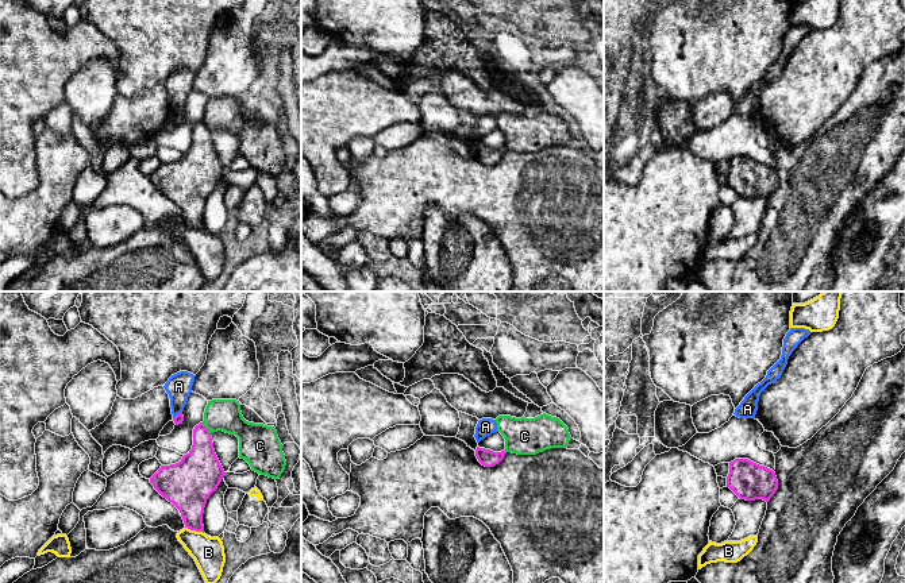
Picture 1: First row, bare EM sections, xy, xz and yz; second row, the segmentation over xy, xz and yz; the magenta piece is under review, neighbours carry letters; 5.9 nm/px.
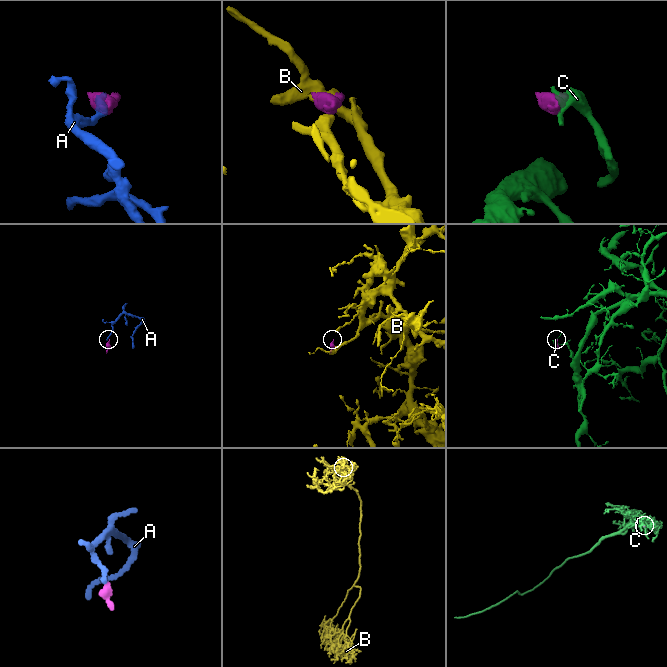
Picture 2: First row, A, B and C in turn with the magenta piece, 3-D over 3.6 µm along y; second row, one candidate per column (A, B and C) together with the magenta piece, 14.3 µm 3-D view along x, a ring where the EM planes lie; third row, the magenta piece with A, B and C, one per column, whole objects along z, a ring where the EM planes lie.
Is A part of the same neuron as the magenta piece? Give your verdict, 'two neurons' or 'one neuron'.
two neurons

